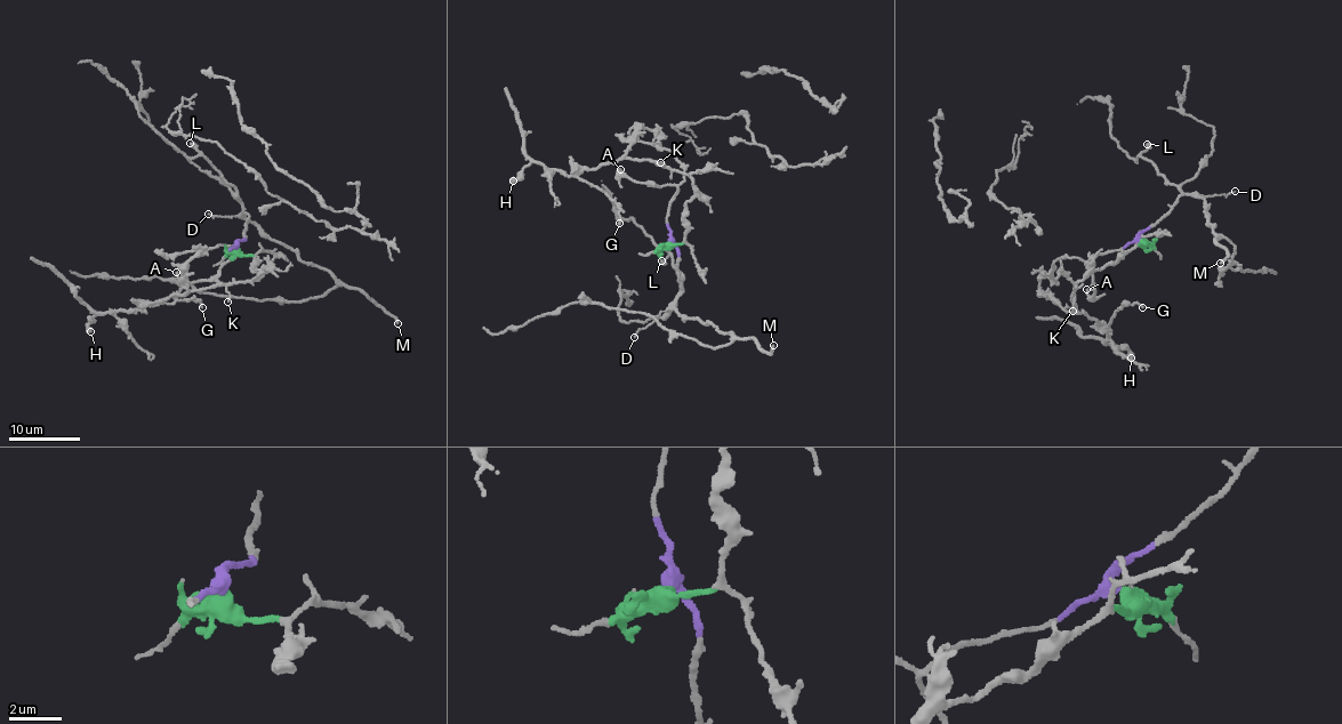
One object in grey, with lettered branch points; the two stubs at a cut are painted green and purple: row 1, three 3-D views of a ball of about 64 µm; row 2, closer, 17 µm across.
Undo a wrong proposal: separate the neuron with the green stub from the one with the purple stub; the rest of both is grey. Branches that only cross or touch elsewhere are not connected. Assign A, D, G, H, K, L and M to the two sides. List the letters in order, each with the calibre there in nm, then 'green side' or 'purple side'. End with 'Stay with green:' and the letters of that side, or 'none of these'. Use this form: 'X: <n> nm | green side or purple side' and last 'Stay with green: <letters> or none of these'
A: 140 nm | purple side
D: 80 nm | purple side
G: 140 nm | green side
H: 440 nm | green side
K: 120 nm | green side
L: 400 nm | purple side
M: 170 nm | purple side
Stay with green: G, H, K

